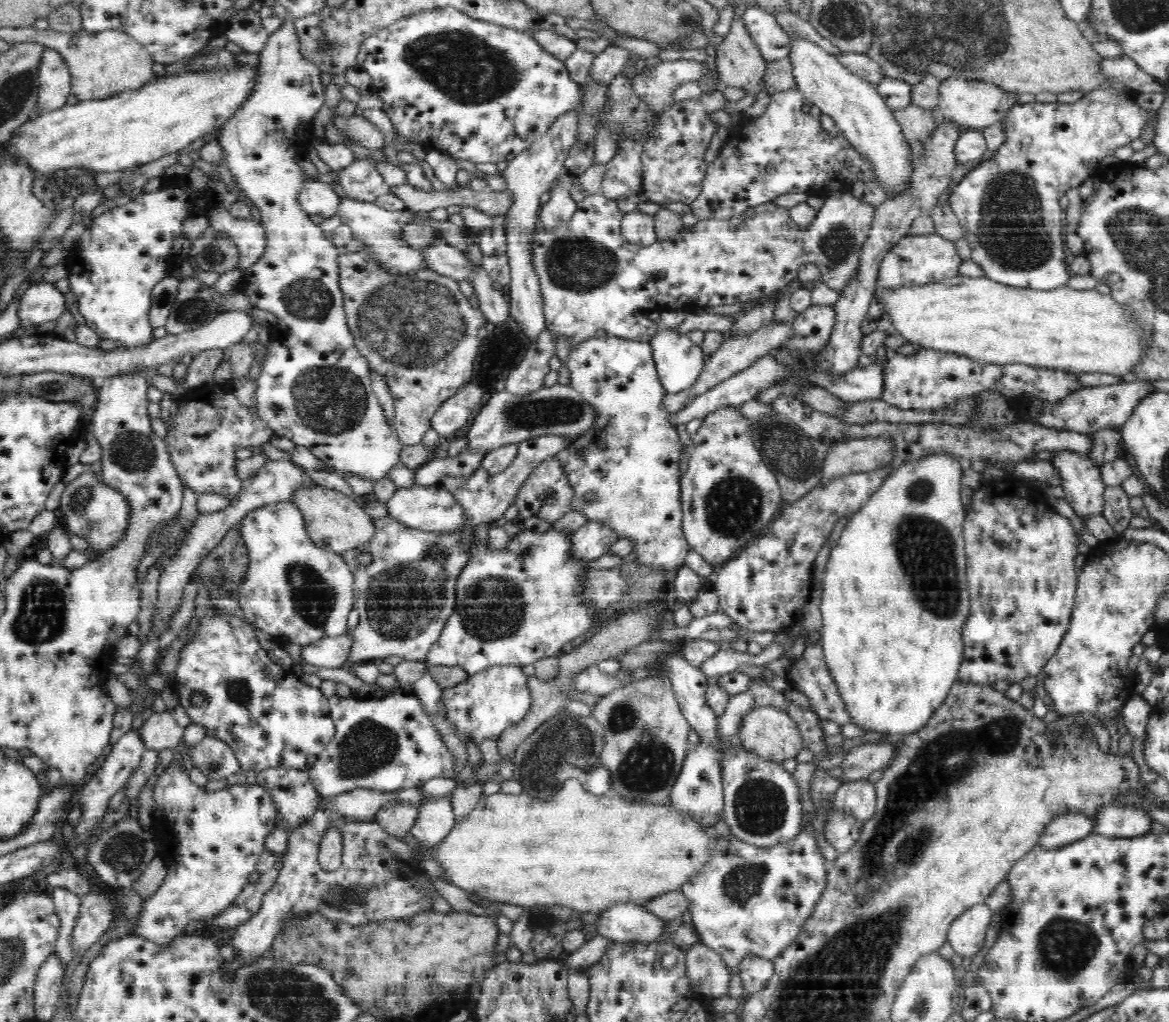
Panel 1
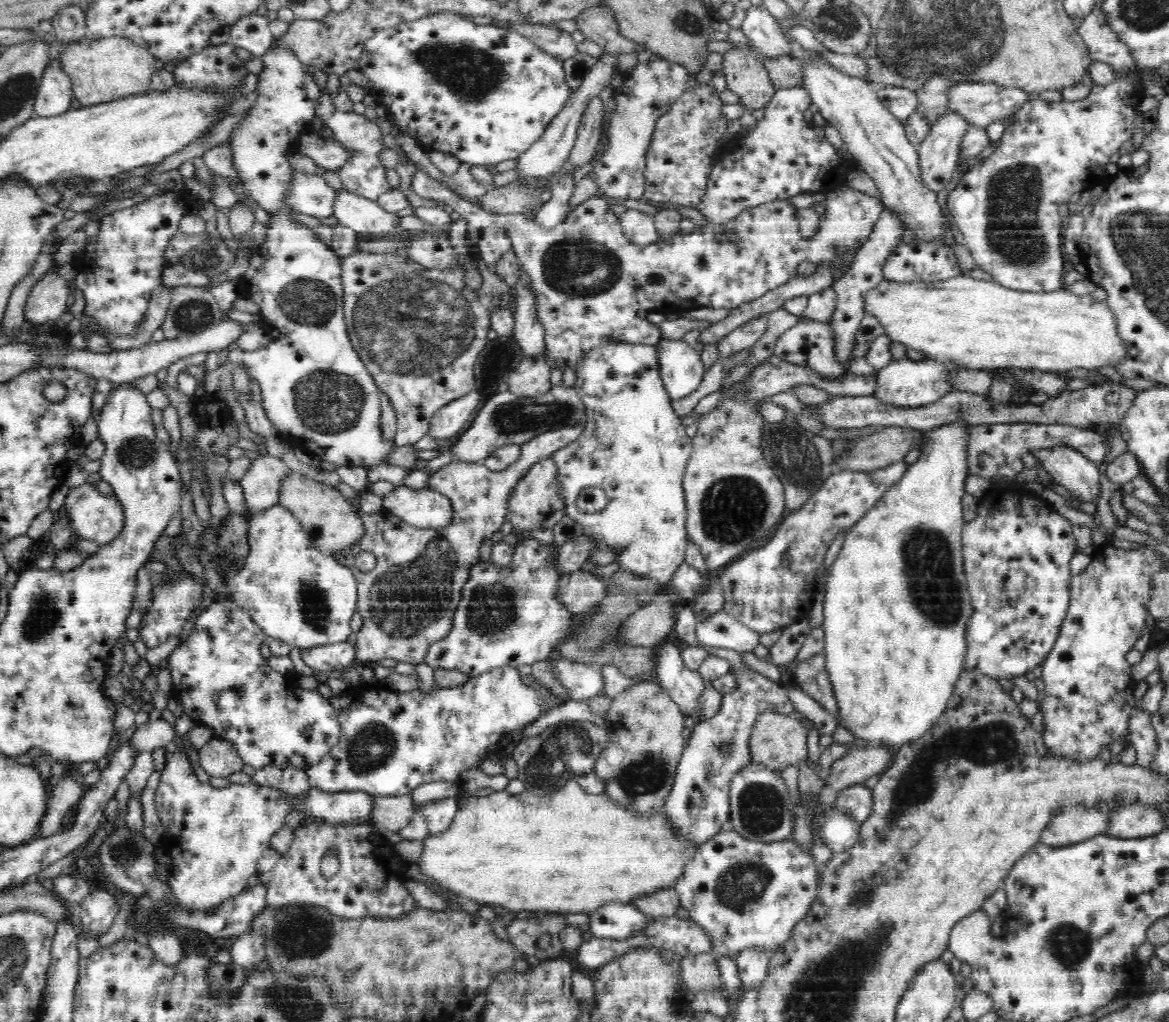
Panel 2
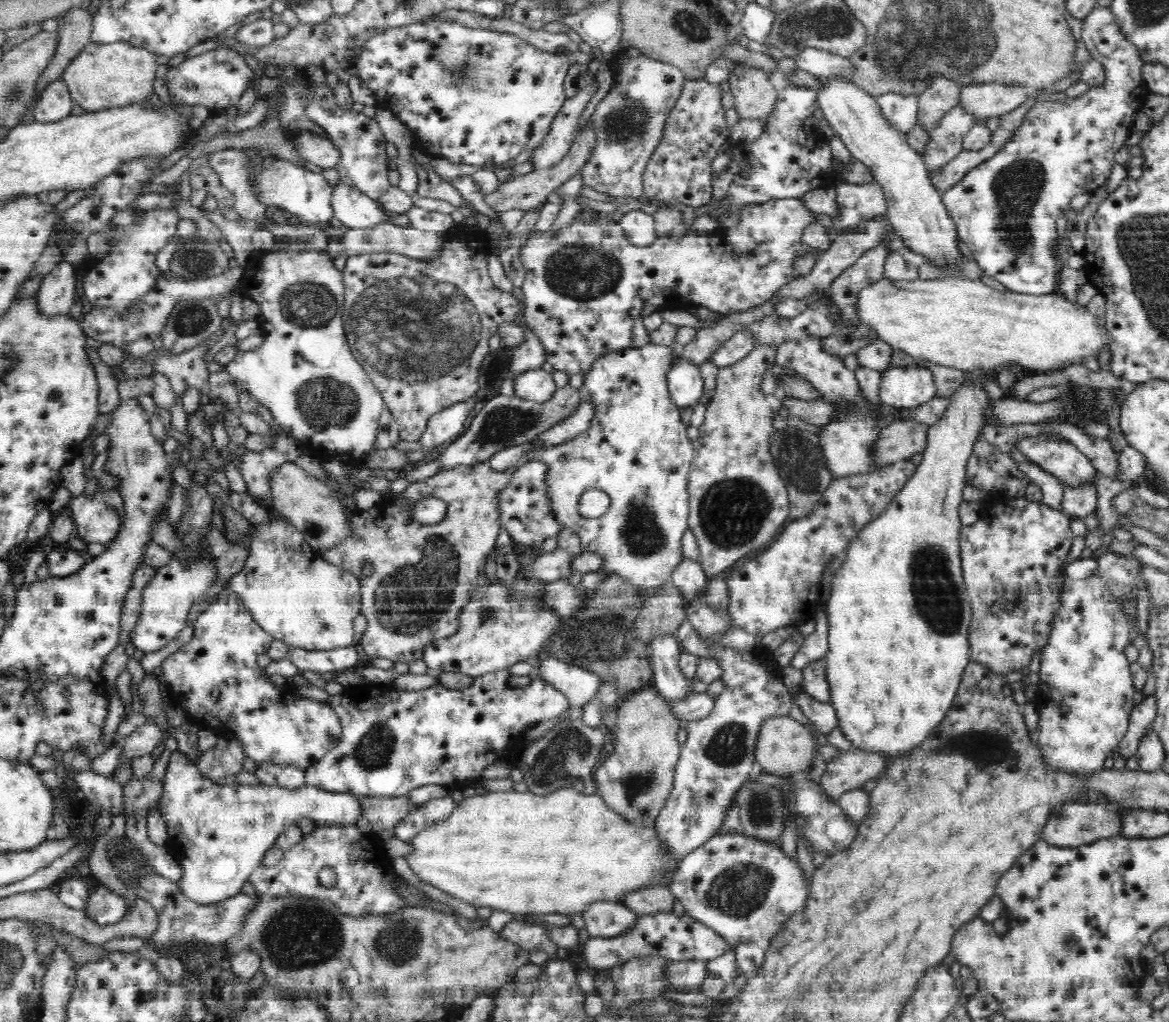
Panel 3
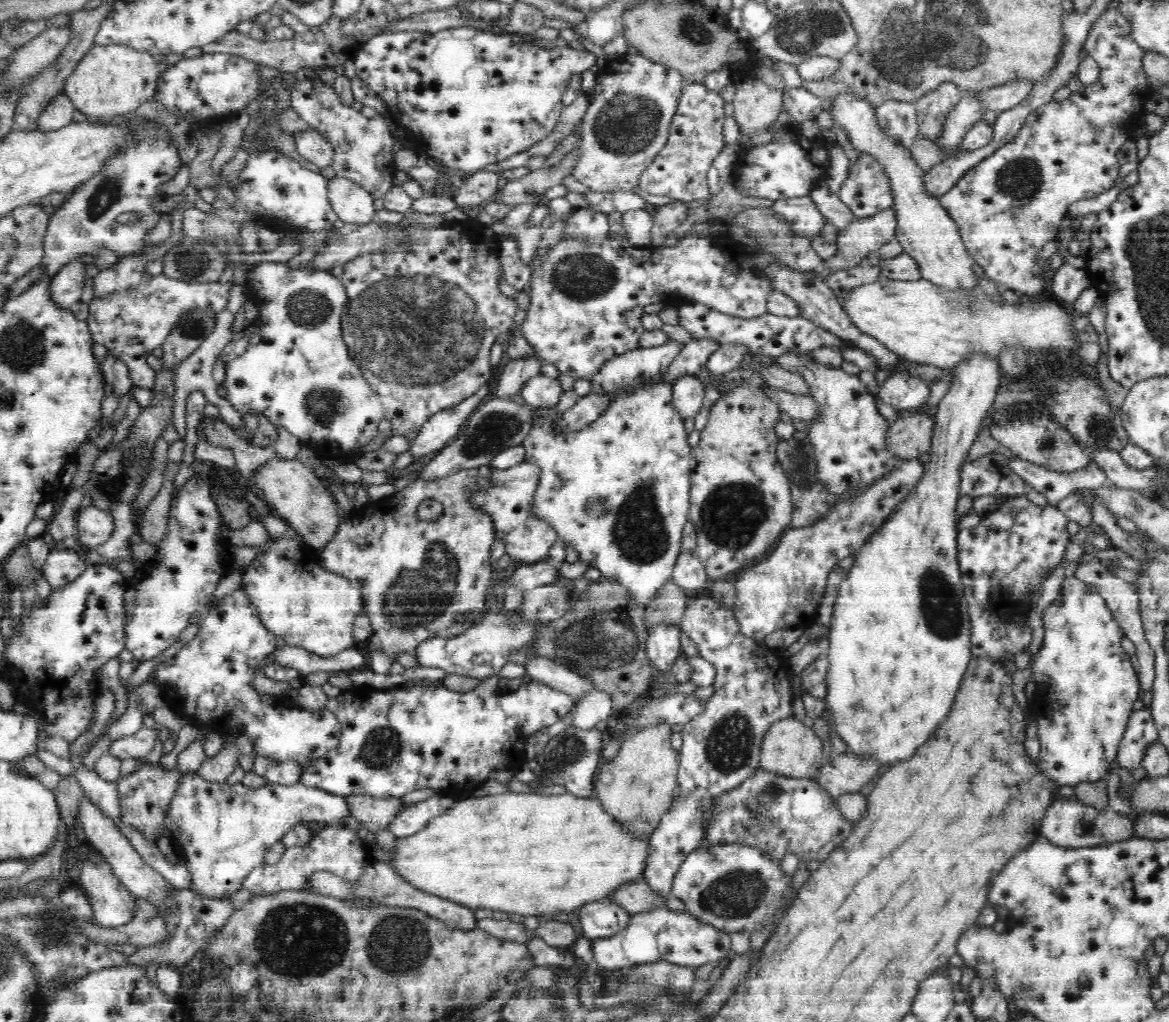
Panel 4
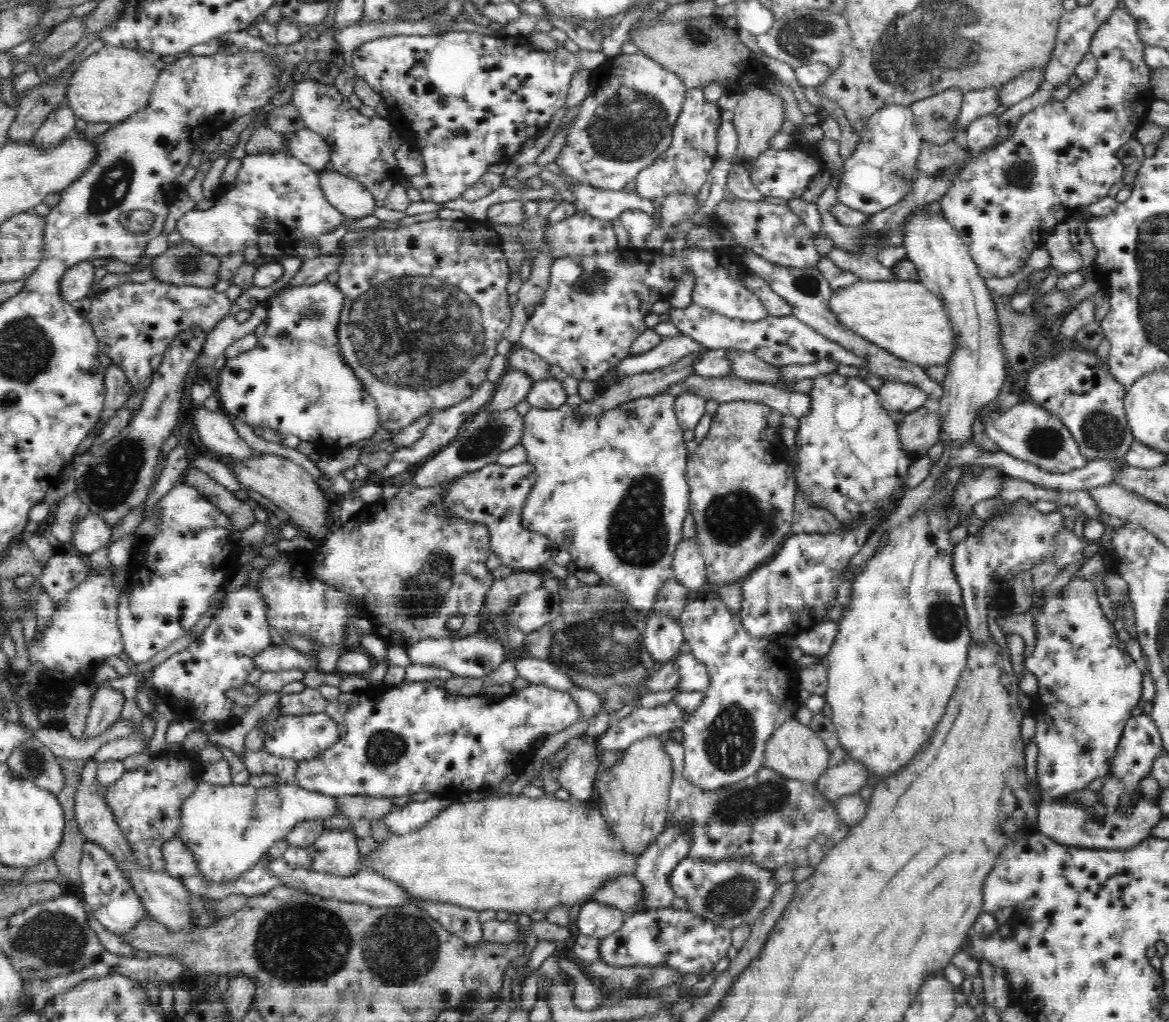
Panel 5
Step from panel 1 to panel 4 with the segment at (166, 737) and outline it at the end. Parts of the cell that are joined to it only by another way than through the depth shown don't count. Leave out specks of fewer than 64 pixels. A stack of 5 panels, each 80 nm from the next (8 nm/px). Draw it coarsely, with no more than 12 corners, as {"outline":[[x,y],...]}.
{"outline":[[142,727],[113,741],[110,756],[143,758],[154,748],[157,731]]}

